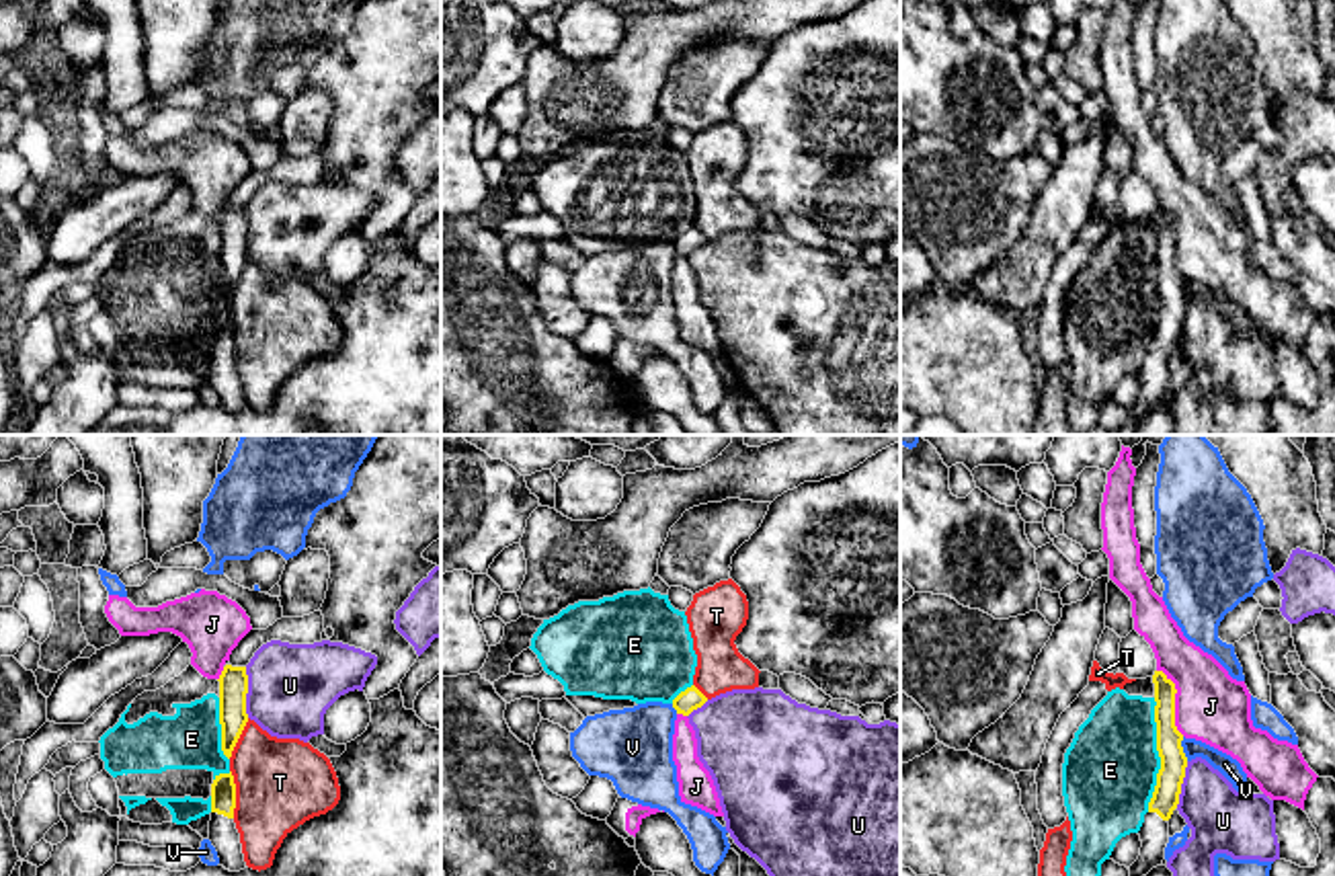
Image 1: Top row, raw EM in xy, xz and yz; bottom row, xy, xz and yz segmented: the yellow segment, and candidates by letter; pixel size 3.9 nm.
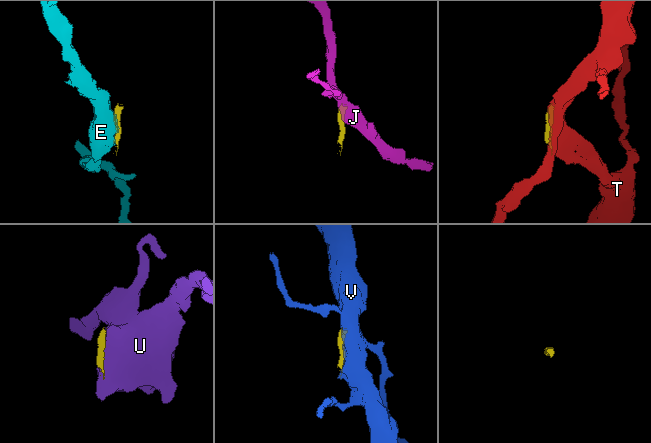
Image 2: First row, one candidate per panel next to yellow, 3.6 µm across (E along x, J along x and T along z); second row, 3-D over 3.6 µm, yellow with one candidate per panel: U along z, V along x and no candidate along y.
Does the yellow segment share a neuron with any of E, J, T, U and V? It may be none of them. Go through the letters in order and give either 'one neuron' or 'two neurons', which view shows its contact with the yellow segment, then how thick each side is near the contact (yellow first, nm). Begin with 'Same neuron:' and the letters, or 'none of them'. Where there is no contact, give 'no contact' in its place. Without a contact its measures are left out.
Same neuron: none of them
E: two neurons; meets yellow in yz; 110 nm thick on the yellow side, 360 nm on the other
J: two neurons; meets yellow in yz; 110 nm thick on the yellow side, 280 nm on the other
T: two neurons; meets yellow in xy; 100 nm thick on the yellow side, 360 nm on the other
U: two neurons; meets yellow in xy; 110 nm thick on the yellow side, 340 nm on the other
V: two neurons; meets yellow in yz; 110 nm thick on the yellow side, 80 nm on the other

